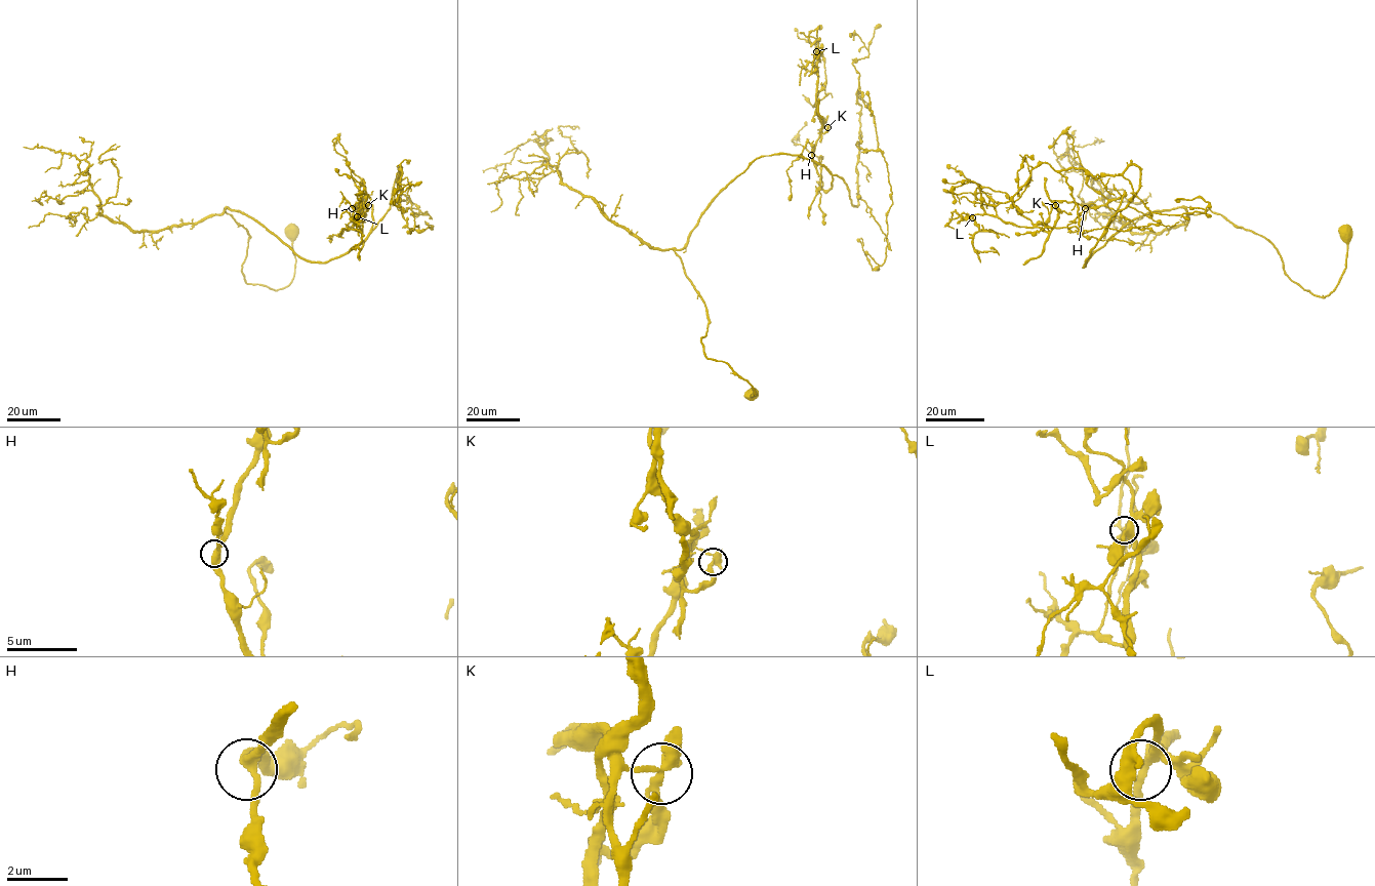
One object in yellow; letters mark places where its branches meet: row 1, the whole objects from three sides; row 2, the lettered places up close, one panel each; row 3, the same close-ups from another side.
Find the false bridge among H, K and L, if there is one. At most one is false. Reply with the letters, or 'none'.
K

